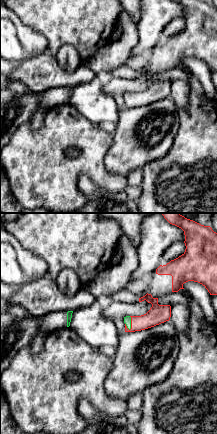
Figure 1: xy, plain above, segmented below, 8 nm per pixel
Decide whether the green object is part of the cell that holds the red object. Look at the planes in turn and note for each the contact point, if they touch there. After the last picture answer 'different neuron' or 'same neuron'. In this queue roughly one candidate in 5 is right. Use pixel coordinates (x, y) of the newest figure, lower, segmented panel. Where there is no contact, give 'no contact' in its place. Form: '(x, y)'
(131, 323)

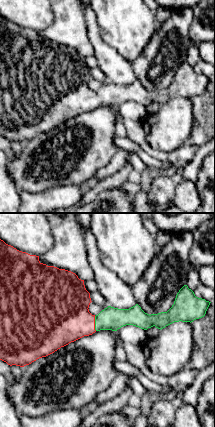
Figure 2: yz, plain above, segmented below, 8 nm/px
(94, 323)

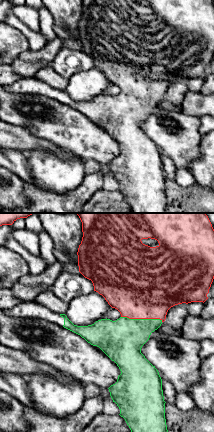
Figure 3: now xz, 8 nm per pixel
(142, 318)

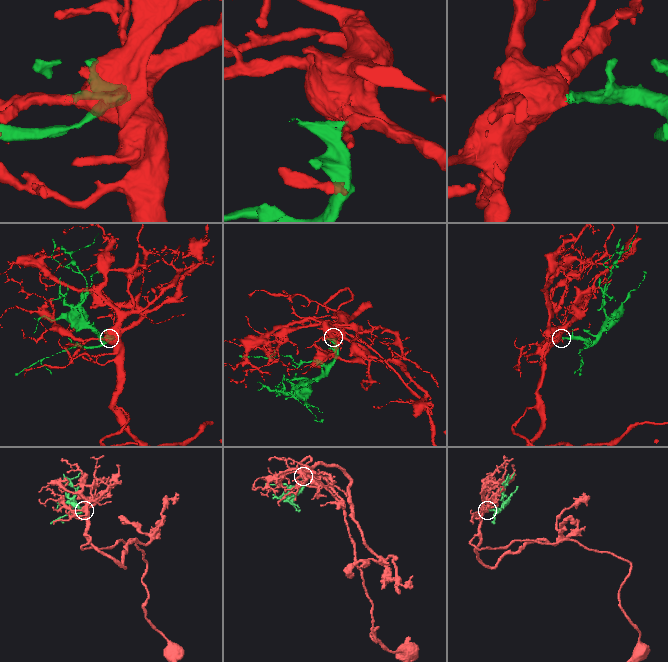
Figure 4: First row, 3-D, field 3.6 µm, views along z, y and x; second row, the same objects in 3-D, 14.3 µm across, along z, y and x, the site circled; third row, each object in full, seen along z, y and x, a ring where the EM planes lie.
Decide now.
same neuron

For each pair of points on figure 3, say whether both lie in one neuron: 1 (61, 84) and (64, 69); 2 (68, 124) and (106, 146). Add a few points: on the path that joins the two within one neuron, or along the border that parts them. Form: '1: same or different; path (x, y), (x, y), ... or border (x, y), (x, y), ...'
1: different; border (49, 65), (67, 79)
2: same; path (77, 133), (88, 141), (97, 144)

